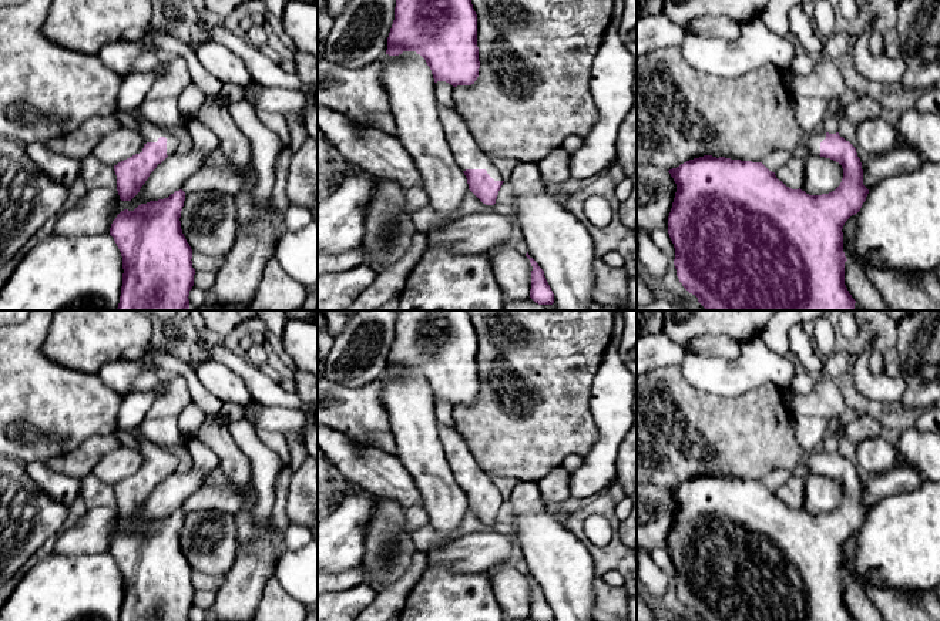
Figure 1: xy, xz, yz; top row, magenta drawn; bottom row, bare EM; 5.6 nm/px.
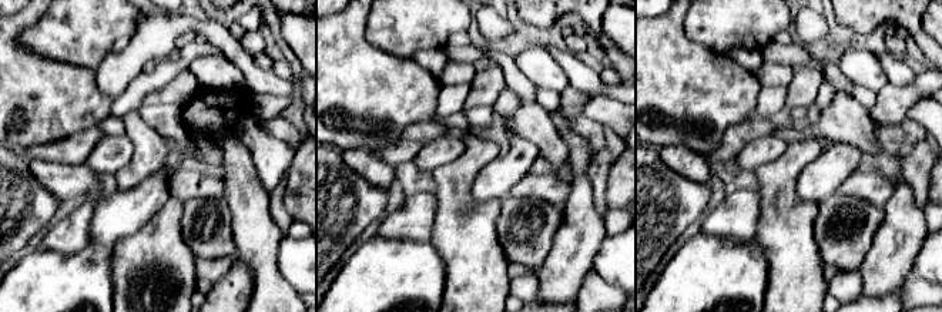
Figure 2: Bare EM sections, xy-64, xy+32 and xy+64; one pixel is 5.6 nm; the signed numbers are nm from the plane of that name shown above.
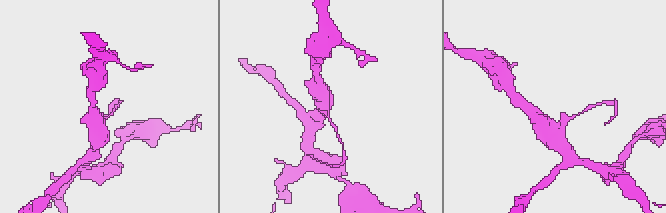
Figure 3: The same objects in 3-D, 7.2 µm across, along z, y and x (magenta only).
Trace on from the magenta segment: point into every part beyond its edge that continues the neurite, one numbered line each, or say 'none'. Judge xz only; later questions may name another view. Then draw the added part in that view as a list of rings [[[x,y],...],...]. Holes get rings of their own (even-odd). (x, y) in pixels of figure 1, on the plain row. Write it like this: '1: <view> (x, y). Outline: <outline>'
1: xz (467, 473). Outline: [[[439,423],[439,434],[446,460],[453,471],[457,486],[461,490],[486,489],[494,500],[503,500],[489,474],[479,466],[464,437],[457,429]]]

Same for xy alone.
1: xy (150, 452). Outline: [[[135,434],[135,437],[137,437],[137,450],[141,453],[141,456],[142,456],[142,466],[138,469],[138,471],[137,473],[140,473],[140,471],[142,471],[142,467],[144,467],[144,464],[147,463],[147,461],[157,461],[158,460],[158,457],[160,456],[165,456],[167,457],[167,474],[169,476],[169,474],[174,474],[175,473],[175,470],[177,470],[177,466],[178,466],[178,459],[177,459],[177,456],[174,454],[174,453],[171,453],[168,449],[165,449],[165,447],[161,447],[161,446],[158,446],[158,444],[155,444],[155,443],[152,443],[151,440],[148,440],[145,436],[142,436],[142,434]]]

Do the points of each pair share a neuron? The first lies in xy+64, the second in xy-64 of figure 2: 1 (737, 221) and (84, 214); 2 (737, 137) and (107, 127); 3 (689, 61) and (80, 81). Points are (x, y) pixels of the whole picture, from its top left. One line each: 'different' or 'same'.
1: same
2: different
3: same

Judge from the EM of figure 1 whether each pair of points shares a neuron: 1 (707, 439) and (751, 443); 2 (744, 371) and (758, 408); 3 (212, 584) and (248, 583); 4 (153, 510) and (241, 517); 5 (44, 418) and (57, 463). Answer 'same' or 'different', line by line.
1: same
2: different
3: different
4: different
5: different

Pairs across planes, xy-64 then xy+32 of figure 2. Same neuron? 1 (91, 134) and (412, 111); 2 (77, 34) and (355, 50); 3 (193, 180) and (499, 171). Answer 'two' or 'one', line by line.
1: two
2: two
3: two

